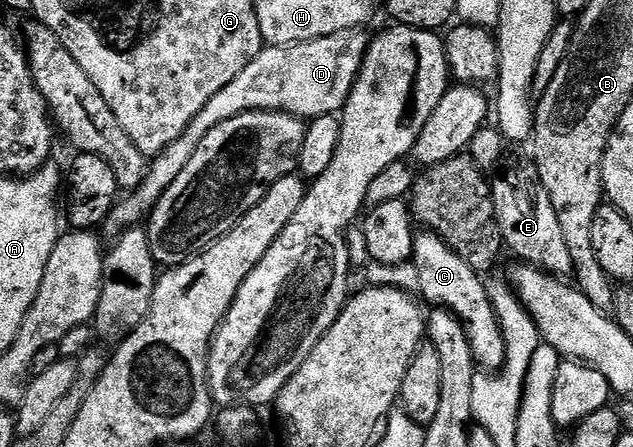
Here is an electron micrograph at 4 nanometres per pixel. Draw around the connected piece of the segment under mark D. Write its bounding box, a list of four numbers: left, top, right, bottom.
[102,30,369,236]

